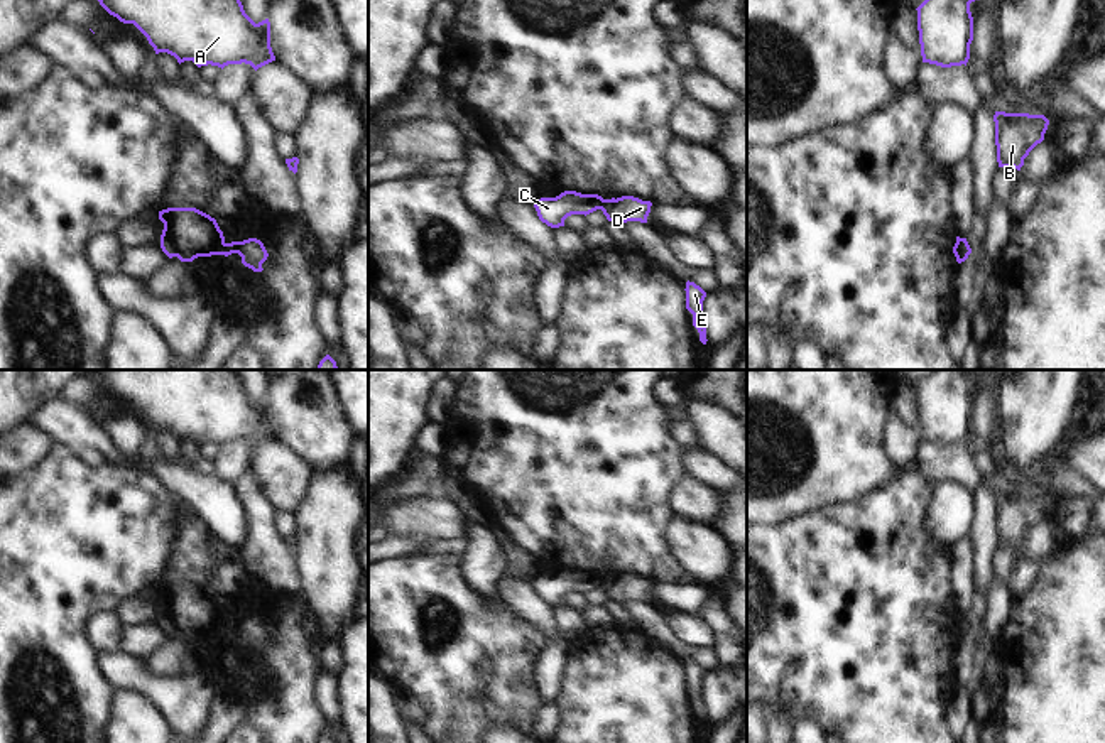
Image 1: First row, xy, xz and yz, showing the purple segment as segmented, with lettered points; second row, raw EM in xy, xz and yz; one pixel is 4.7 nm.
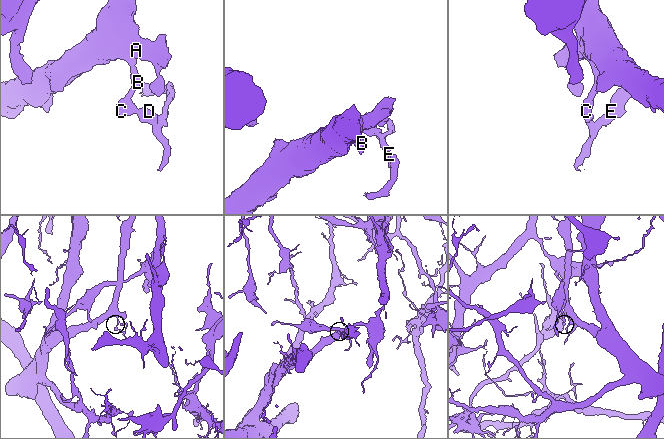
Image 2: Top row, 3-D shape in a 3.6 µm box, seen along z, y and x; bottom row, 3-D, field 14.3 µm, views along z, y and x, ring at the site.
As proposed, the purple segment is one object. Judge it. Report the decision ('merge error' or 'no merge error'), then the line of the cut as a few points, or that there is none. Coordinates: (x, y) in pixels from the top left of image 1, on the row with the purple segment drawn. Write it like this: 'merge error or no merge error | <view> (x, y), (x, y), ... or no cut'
merge error | xy (225, 244), (222, 254)

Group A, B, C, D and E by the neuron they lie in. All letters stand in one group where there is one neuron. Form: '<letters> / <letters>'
A B C / D E

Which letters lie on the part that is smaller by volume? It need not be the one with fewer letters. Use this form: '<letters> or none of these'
D, E

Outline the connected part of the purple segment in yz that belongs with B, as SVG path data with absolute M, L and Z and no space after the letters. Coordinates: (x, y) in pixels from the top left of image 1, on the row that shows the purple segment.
M995 111L999 167L1021 171L1029 152L1044 140L1049 120L1044 115Z

